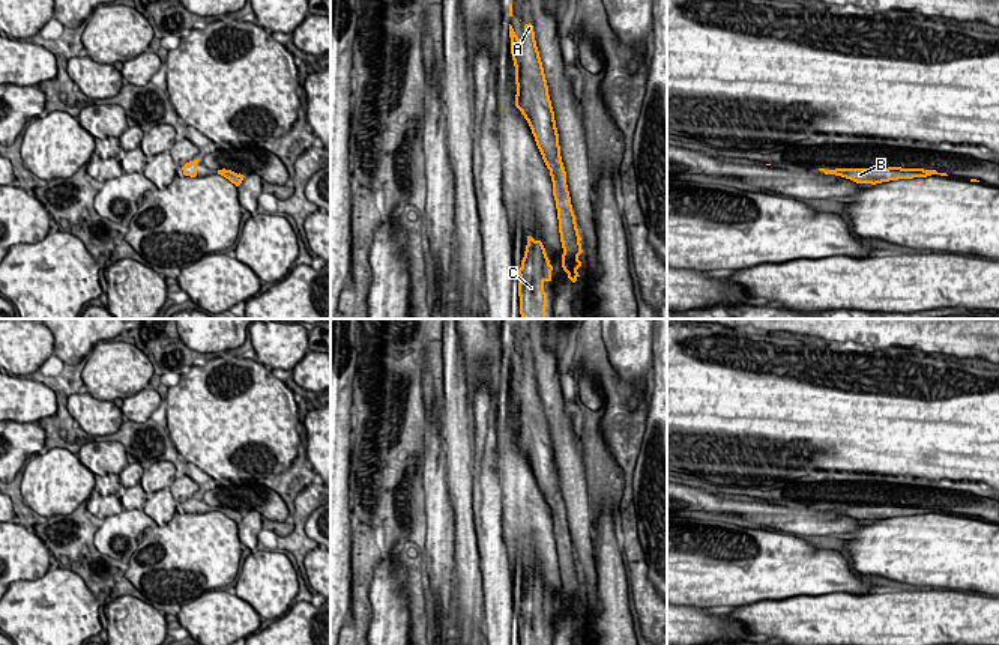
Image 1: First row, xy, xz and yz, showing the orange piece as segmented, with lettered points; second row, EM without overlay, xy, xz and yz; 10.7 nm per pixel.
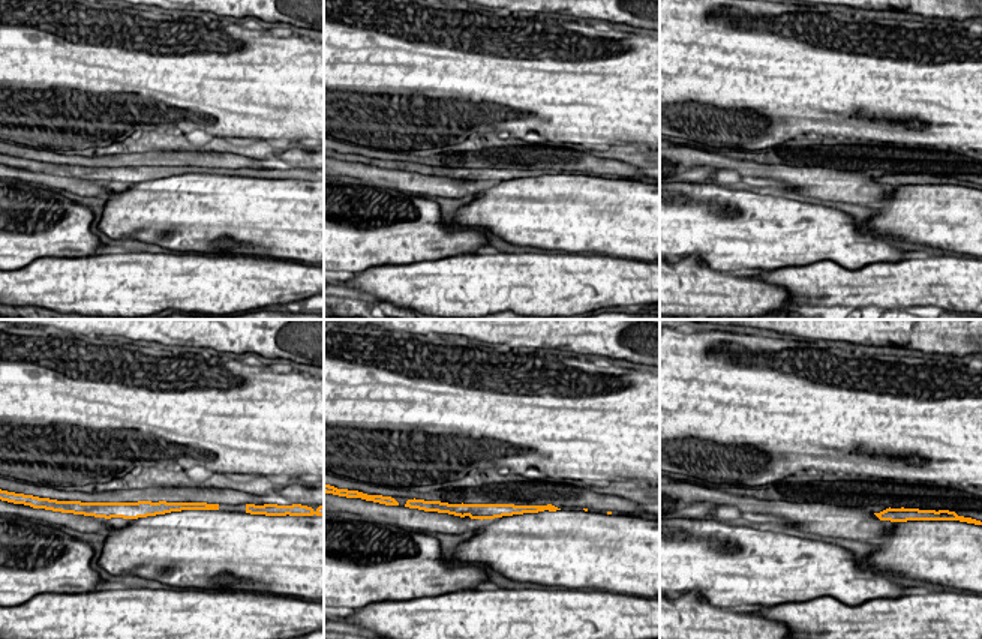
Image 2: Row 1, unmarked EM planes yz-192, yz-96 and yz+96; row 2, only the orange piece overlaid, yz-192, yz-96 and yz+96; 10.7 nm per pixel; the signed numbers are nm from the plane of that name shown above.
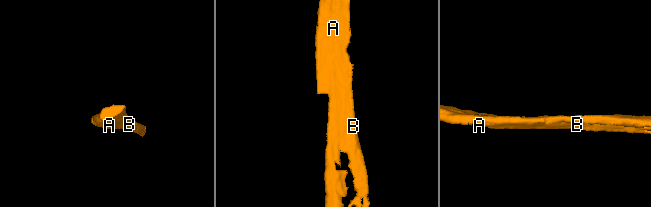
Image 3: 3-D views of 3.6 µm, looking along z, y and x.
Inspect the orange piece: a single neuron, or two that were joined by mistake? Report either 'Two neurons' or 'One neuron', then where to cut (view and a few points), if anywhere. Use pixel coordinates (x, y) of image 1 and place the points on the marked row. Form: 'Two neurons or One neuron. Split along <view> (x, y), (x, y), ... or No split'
One neuron. No split

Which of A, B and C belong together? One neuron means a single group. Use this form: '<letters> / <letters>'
A B C

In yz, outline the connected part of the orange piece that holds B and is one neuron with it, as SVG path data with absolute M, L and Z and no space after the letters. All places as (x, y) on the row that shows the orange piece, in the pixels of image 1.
M888 167L888 168L835 168L825 170L819 168L825 174L835 174L846 179L850 179L856 183L882 183L898 179L913 179L913 177L927 177L931 174L948 176L946 173L937 173L936 170L924 168L901 168L901 167Z

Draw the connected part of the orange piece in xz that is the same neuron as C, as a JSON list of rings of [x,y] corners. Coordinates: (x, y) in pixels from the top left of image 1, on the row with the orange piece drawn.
[[[527,236],[521,268],[518,269],[520,319],[545,319],[547,293],[544,283],[551,281],[553,266],[541,241]]]

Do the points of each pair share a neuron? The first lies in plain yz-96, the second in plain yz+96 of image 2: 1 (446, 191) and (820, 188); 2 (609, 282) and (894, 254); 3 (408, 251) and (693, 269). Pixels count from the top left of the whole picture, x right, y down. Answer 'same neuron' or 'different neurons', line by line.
1: same neuron
2: different neurons
3: different neurons

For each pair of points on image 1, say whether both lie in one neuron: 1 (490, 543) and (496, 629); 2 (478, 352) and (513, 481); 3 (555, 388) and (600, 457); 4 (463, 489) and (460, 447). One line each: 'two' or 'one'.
1: one
2: one
3: two
4: one

